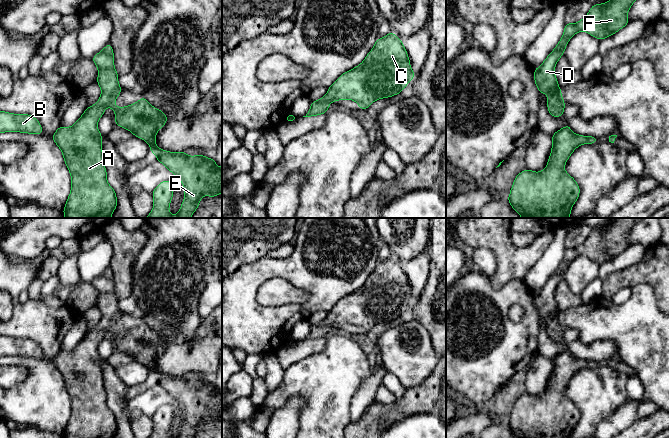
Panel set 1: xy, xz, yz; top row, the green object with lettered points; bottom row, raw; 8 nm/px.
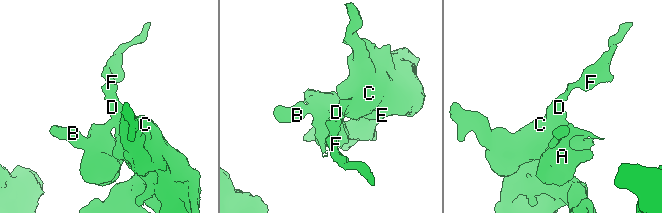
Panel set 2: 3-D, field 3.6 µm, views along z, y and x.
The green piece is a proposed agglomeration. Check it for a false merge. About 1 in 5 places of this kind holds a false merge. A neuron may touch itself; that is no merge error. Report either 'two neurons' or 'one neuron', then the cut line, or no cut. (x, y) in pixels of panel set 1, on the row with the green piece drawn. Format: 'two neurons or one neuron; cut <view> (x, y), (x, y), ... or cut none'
one neuron; cut none

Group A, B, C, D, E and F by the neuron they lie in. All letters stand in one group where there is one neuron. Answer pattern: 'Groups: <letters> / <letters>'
Groups: A B C D E F

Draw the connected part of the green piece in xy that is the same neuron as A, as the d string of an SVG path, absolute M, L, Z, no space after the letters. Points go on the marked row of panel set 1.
M107 44L104 49L95 54L92 61L98 68L97 83L101 88L101 96L99 100L92 106L87 107L82 116L75 122L72 127L59 126L57 131L52 135L52 139L56 145L60 148L65 160L65 164L71 175L71 191L66 201L66 205L63 209L65 218L111 218L114 210L117 207L117 196L115 190L107 182L107 172L105 169L102 153L102 138L98 130L98 121L105 113L105 108L110 107L115 112L115 124L119 127L127 129L133 133L133 136L139 137L146 141L150 146L150 152L156 155L157 162L161 162L166 168L171 171L176 177L178 177L183 185L185 196L181 204L177 215L171 215L169 213L169 206L173 197L174 185L168 180L164 180L158 184L158 186L152 192L154 206L153 210L146 218L190 218L199 206L200 200L204 195L209 197L215 197L222 193L222 166L216 168L217 162L214 159L210 159L204 155L188 156L185 151L183 152L168 152L160 149L156 146L156 133L165 125L169 118L161 110L153 107L144 96L141 99L129 106L116 107L115 100L122 92L122 88L118 83L119 75L116 72L114 66L114 53L112 45Z

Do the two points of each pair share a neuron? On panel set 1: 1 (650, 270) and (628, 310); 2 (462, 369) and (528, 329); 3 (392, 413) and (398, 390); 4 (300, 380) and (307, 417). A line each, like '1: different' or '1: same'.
1: different
2: same
3: different
4: same

